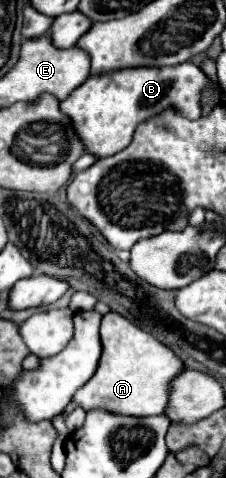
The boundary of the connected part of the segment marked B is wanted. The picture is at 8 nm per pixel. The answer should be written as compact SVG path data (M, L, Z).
M192 62L164 68L122 68L100 76L88 76L80 88L60 102L60 108L66 116L72 116L72 124L76 124L76 132L84 136L88 152L96 158L104 158L124 150L130 144L136 126L166 108L176 108L190 120L200 118L200 92L204 86L208 86L208 80Z

